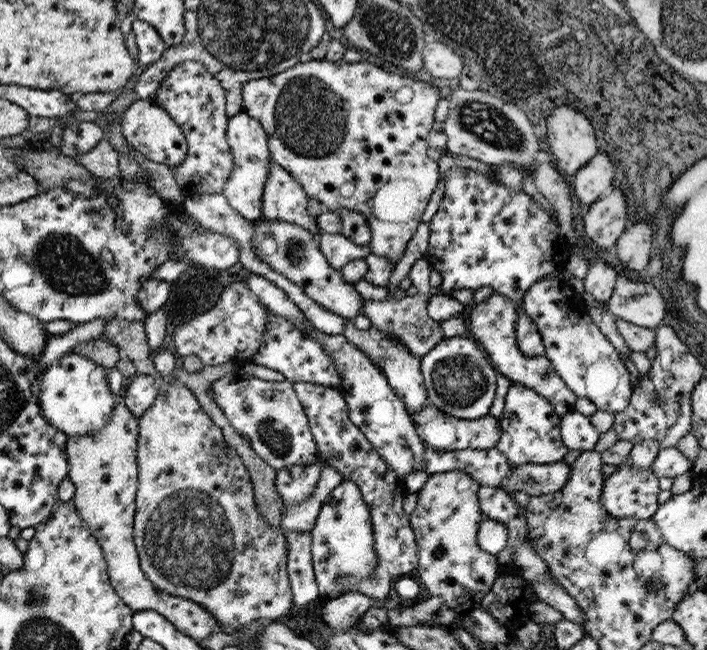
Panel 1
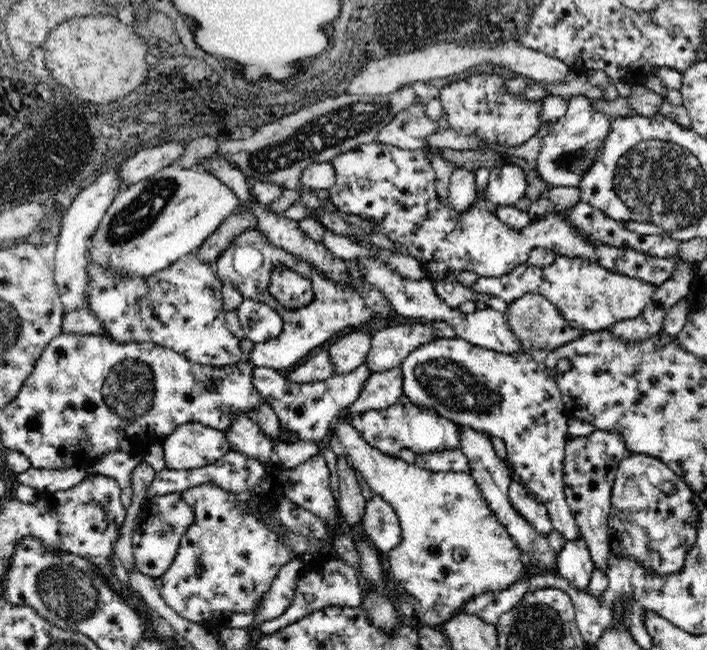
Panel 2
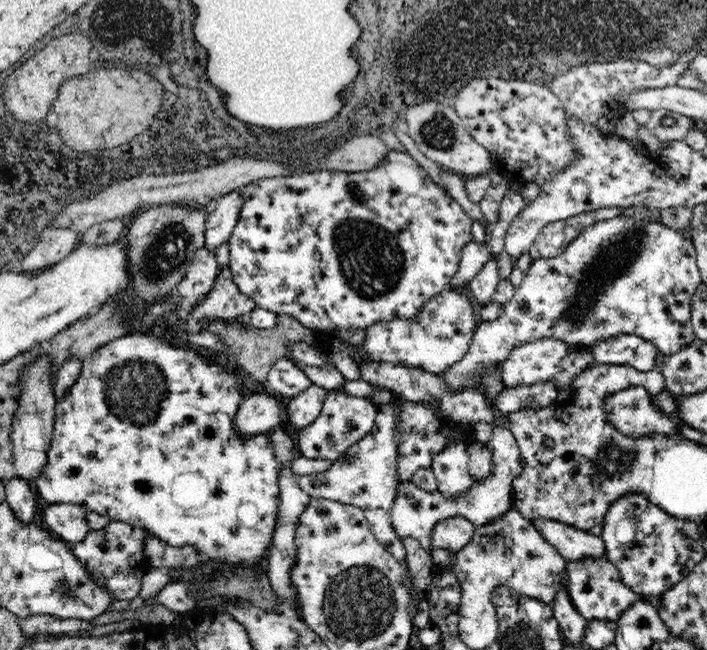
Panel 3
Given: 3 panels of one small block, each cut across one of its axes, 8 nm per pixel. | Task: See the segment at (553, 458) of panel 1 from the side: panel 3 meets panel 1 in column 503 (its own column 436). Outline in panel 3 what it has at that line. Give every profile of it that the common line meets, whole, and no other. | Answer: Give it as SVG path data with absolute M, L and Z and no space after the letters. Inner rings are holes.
M398 398L396 408L398 408L398 480L410 482L420 468L432 468L434 456L438 456L448 446L458 444L458 440L450 436L450 430L454 430L460 424L430 402L412 402Z

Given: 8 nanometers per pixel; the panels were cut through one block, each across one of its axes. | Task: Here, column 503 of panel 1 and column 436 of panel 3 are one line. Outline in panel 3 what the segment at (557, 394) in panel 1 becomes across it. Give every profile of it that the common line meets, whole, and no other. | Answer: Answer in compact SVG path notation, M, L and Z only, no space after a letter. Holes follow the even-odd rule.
M446 290L440 296L434 296L432 302L428 302L428 306L424 306L424 310L416 316L416 320L390 320L370 326L366 330L362 350L368 362L390 362L442 376L450 366L464 360L478 326L478 312L474 312L468 292Z

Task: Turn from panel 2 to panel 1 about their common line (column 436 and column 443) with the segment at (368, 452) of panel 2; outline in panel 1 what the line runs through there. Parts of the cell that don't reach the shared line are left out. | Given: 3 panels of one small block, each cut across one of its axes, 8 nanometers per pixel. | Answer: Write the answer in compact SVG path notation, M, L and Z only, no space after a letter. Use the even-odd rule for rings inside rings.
M451 470L429 476L425 486L417 492L417 506L409 516L419 546L415 580L423 584L429 600L405 602L401 612L391 614L393 626L435 624L447 628L477 608L491 592L497 576L501 574L501 564L497 562L497 556L483 552L477 544L479 524L483 522L483 512L477 500L479 486L481 484L463 470Z

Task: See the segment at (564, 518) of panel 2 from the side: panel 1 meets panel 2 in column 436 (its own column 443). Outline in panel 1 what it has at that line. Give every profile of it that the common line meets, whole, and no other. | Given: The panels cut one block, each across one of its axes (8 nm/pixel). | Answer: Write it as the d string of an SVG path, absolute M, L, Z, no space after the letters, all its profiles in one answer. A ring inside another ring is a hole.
M469 336L443 338L421 360L421 378L427 390L427 404L459 420L479 420L491 412L495 398L495 370L481 348Z

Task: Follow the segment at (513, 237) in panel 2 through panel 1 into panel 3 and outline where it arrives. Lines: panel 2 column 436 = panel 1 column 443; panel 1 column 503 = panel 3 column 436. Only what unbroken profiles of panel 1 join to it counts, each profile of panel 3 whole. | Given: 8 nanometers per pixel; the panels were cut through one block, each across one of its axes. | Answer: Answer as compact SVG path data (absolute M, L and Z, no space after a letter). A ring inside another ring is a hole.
M390 152L386 162L382 166L376 166L370 172L342 172L342 170L322 170L314 172L310 176L268 176L264 180L252 182L244 186L240 192L242 206L240 206L240 216L238 224L230 236L228 248L230 248L230 274L234 280L234 286L240 290L240 294L246 294L256 302L258 308L276 312L276 314L286 314L296 318L304 328L314 330L314 332L358 332L358 330L368 330L370 326L378 322L390 322L390 320L416 320L416 316L432 302L434 296L440 296L442 292L448 290L452 284L452 278L458 272L460 260L462 260L462 250L466 244L472 242L470 226L474 220L466 216L462 206L452 200L450 194L444 194L442 188L434 184L434 180L424 174L418 162L412 160L412 156Z

